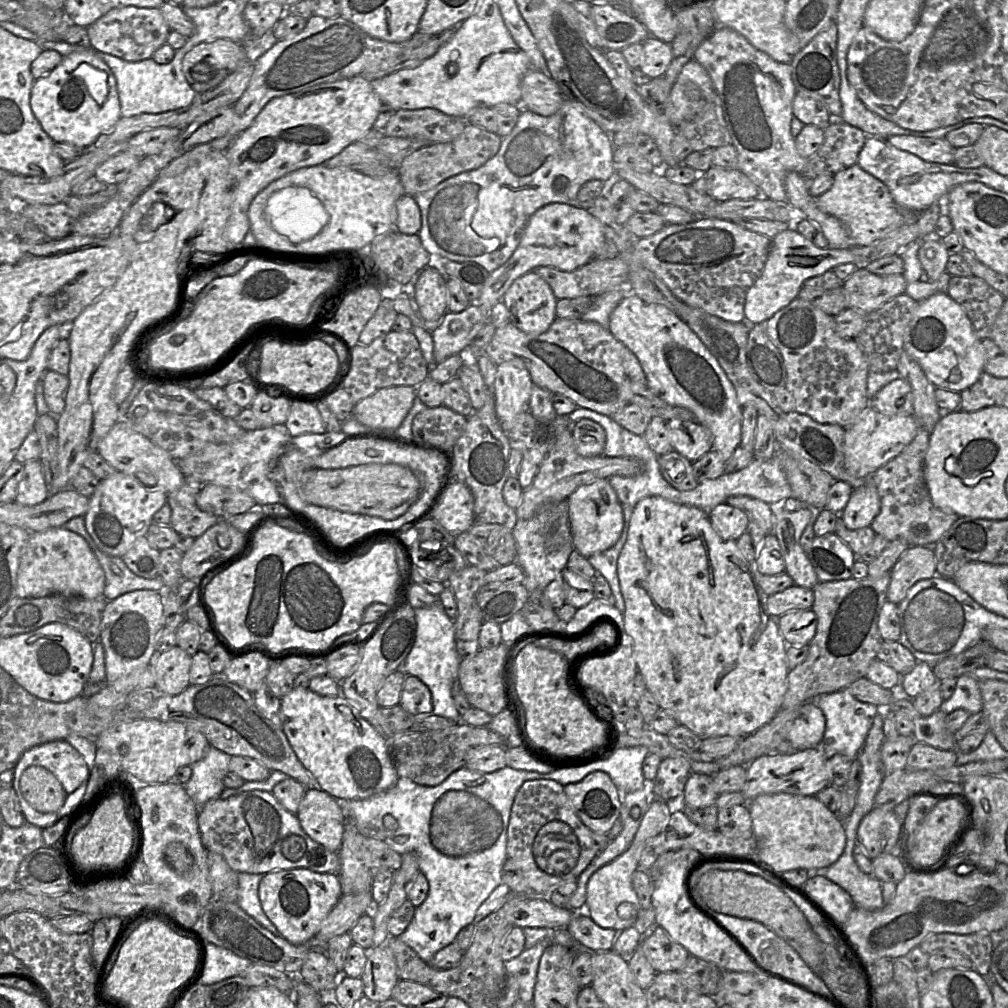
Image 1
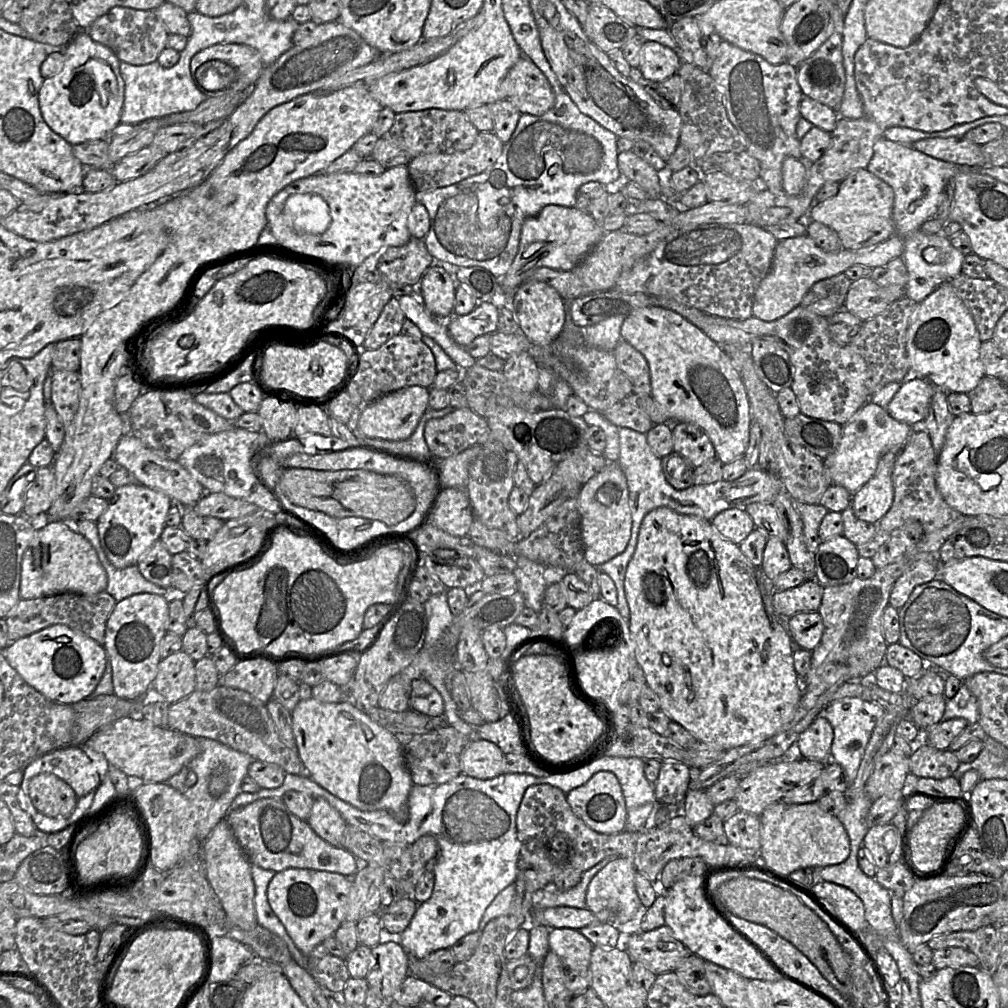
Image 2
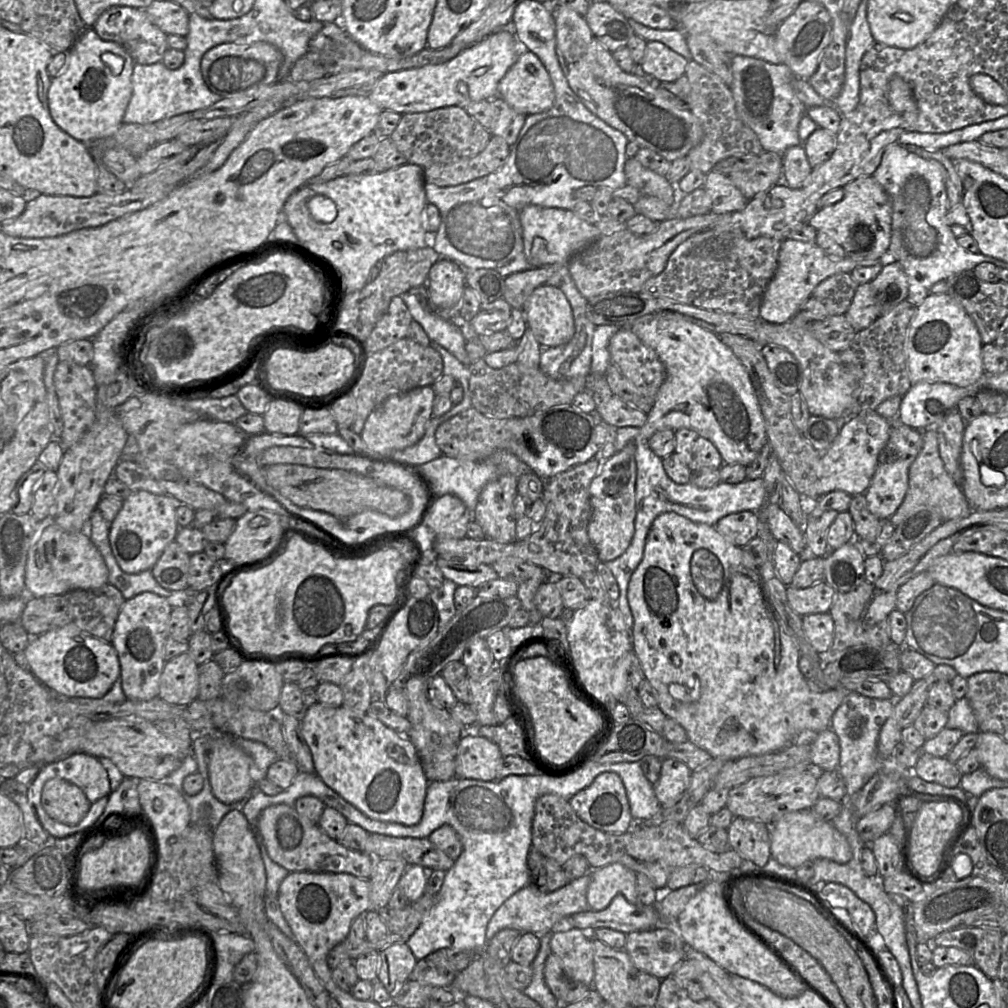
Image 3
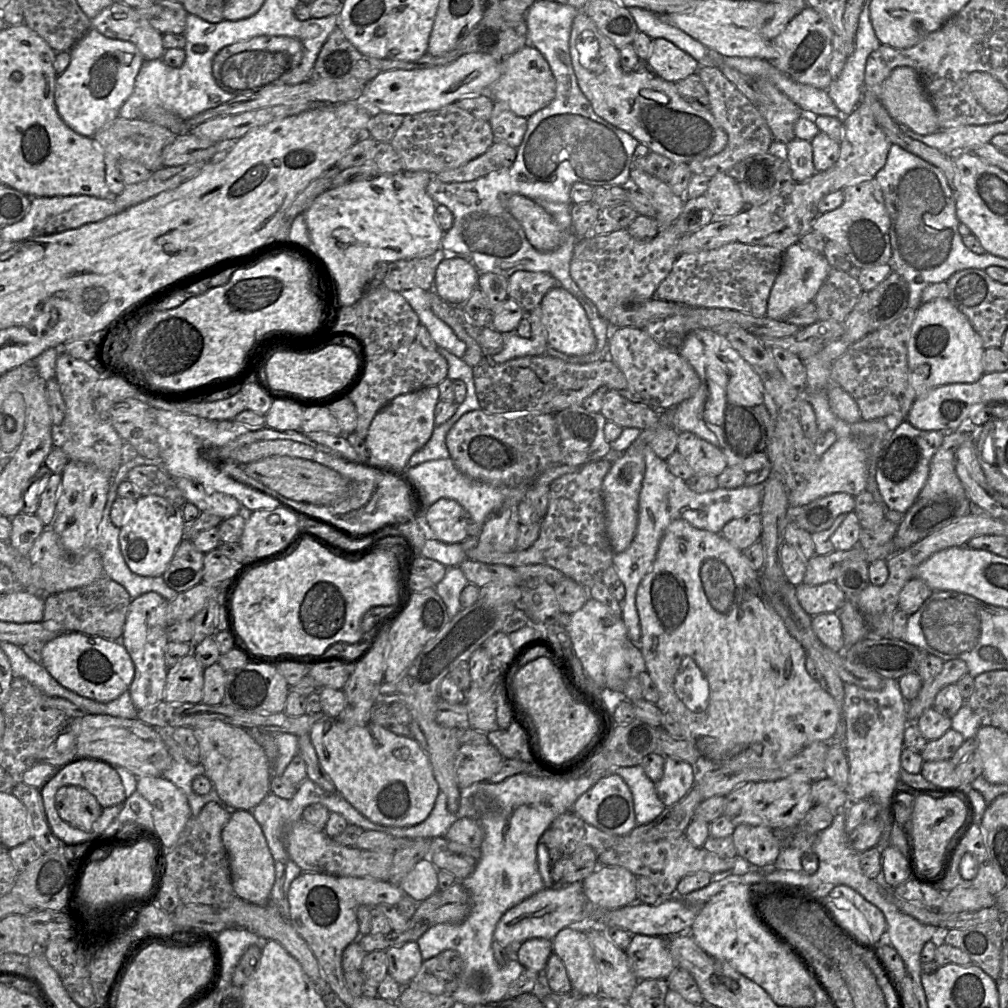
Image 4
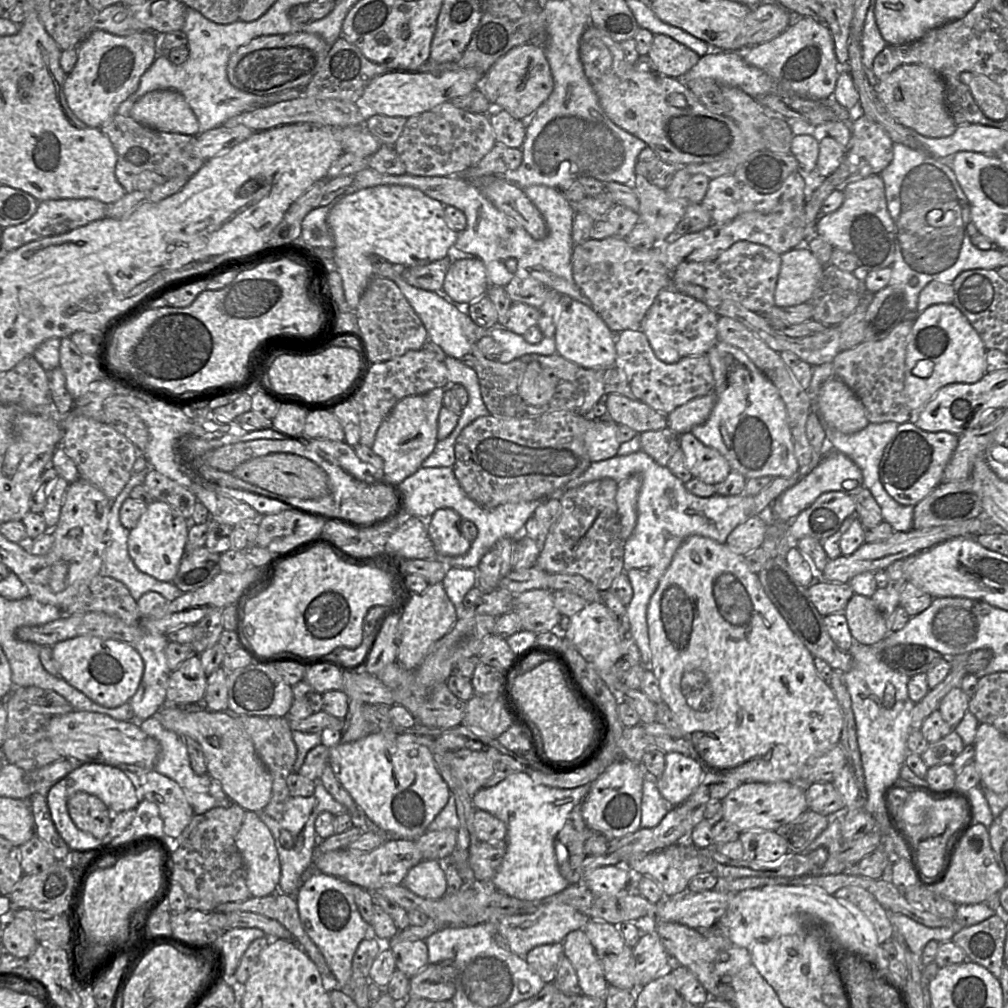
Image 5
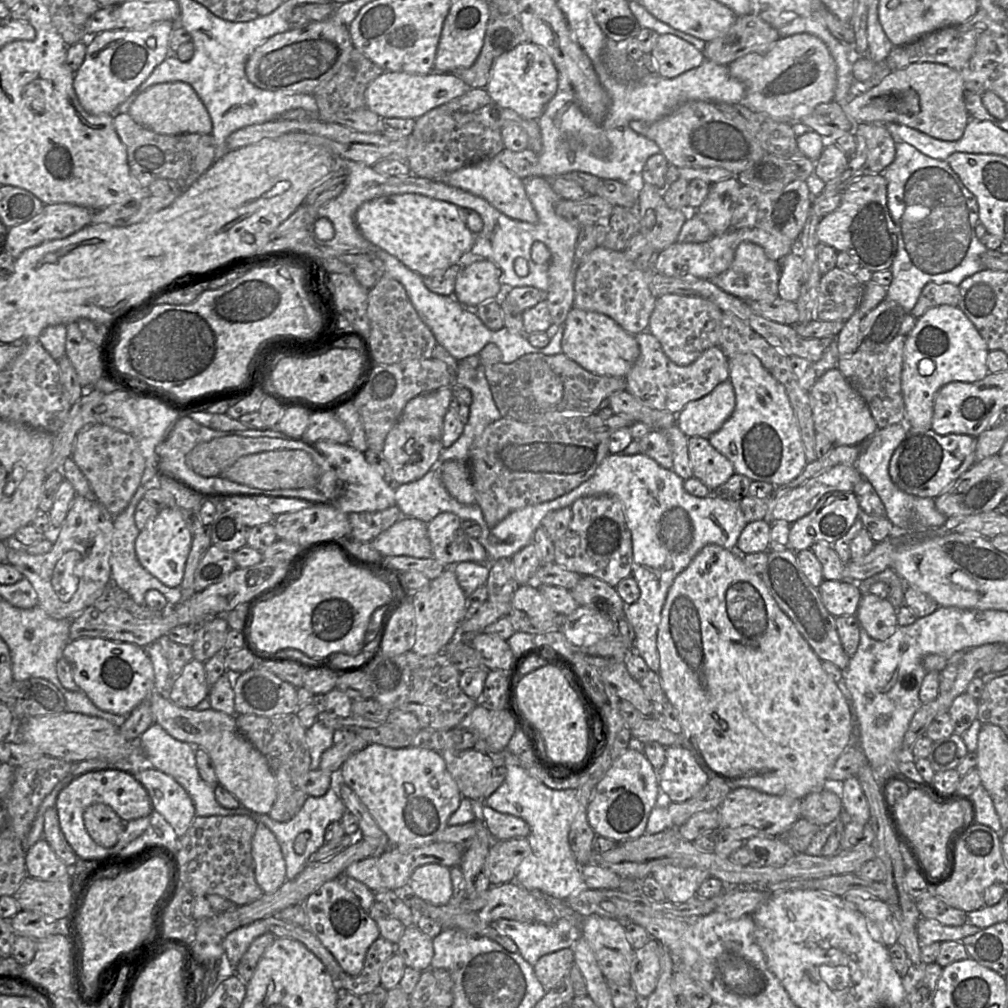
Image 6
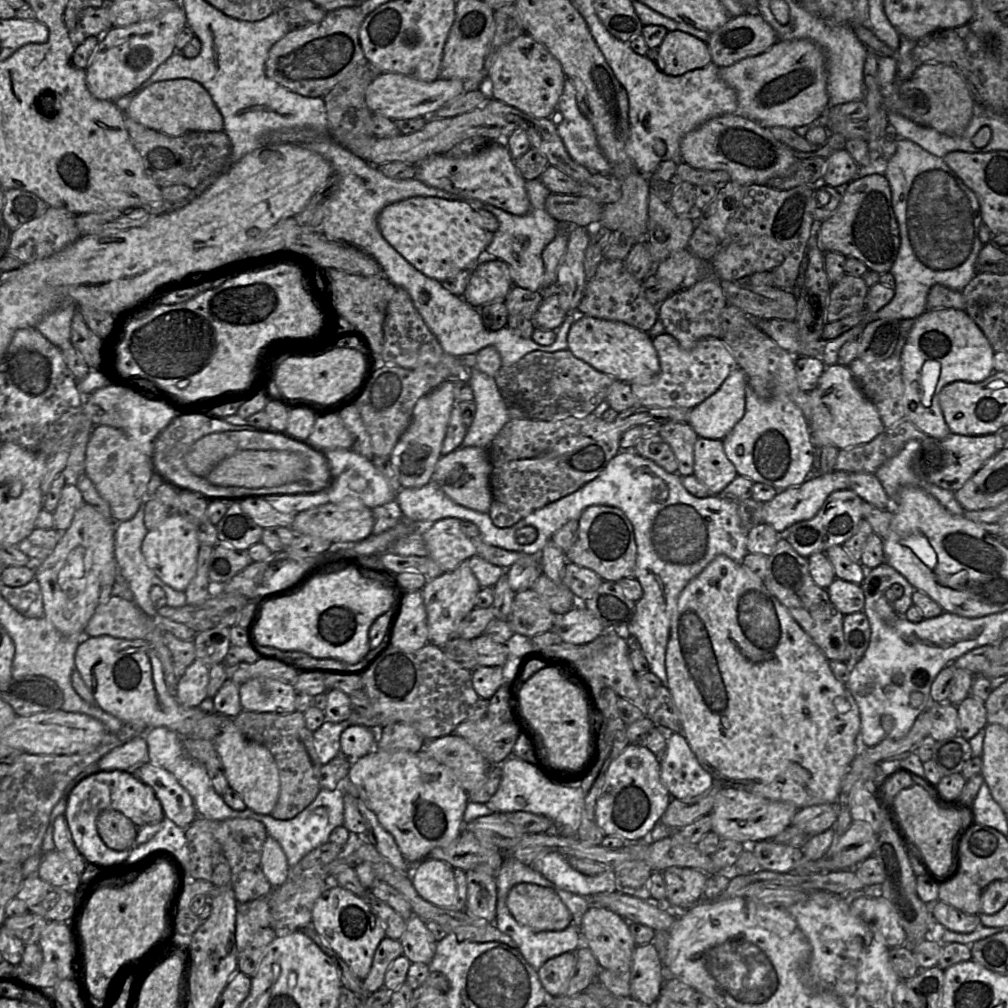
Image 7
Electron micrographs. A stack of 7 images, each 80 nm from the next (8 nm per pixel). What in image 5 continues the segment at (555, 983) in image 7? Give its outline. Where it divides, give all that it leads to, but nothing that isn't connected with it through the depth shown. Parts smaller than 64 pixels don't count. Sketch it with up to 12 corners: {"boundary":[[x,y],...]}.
{"boundary":[[562,943],[540,945],[525,961],[545,984],[553,983]]}

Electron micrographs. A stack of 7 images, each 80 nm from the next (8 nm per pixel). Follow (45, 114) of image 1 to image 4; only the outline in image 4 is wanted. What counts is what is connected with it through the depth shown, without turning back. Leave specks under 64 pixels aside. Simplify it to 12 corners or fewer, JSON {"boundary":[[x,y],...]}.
{"boundary":[[93,27],[56,78],[56,109],[93,138],[145,60]]}

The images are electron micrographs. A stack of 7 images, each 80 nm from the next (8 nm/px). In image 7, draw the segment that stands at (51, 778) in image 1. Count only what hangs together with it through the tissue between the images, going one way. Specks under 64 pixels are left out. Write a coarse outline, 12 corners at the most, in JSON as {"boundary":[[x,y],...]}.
{"boundary":[[105,810],[96,820],[104,844],[132,849],[138,827],[123,814]]}

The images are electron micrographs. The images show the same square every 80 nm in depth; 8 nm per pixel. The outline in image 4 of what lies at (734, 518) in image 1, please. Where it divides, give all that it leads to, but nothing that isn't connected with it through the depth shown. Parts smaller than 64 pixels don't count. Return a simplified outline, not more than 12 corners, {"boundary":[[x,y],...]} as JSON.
{"boundary":[[759,512],[730,520],[721,535],[739,550],[761,538]]}

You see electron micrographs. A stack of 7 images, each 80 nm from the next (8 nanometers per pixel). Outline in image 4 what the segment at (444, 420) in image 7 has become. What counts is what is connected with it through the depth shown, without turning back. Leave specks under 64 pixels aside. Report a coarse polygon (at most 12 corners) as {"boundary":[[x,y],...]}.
{"boundary":[[434,385],[398,395],[365,437],[370,461],[405,475],[436,427]]}

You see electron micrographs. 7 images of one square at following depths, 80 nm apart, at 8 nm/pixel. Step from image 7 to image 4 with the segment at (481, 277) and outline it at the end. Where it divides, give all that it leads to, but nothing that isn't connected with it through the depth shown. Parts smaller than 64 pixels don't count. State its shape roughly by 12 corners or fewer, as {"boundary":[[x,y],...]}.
{"boundary":[[467,257],[444,259],[433,290],[463,305],[479,274]]}

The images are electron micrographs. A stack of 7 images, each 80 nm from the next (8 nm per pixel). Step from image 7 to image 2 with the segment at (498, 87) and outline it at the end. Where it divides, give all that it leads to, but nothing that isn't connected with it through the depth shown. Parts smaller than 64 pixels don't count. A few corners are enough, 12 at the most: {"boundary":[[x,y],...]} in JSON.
{"boundary":[[522,56],[506,76],[506,99],[542,115],[555,103],[544,73]]}

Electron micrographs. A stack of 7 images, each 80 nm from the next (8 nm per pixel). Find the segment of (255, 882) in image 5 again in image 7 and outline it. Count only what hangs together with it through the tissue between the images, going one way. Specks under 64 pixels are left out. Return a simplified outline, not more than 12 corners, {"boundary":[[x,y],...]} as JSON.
{"boundary":[[267,836],[261,857],[273,888],[291,876],[277,840]]}

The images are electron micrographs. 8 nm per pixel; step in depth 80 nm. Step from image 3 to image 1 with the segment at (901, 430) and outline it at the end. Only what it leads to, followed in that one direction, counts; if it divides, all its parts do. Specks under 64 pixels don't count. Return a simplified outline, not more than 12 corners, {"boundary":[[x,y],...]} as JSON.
{"boundary":[[874,485],[854,489],[839,514],[851,530],[868,527],[880,511]]}

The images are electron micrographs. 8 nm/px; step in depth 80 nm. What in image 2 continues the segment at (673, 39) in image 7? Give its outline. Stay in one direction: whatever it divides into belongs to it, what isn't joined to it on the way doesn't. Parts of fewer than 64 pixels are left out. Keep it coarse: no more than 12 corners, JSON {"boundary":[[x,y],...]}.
{"boundary":[[644,41],[639,69],[652,81],[677,74],[678,51]]}

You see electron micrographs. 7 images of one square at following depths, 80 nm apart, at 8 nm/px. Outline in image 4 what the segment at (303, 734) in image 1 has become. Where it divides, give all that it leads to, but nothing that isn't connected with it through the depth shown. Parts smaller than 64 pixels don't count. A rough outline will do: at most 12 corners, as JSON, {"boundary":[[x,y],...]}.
{"boundary":[[323,714],[309,737],[336,791],[407,827],[440,789],[411,736]]}

